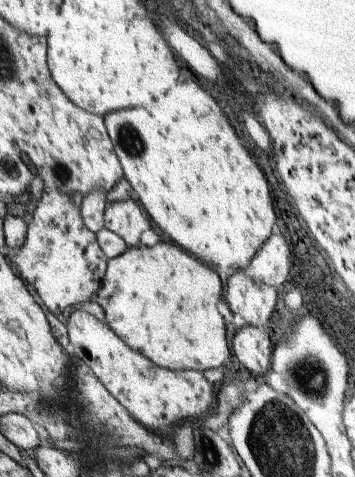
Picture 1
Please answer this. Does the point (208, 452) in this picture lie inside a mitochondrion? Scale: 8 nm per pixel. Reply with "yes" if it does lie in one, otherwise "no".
yes

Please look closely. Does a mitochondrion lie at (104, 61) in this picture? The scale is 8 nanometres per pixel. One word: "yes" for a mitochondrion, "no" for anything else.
no

